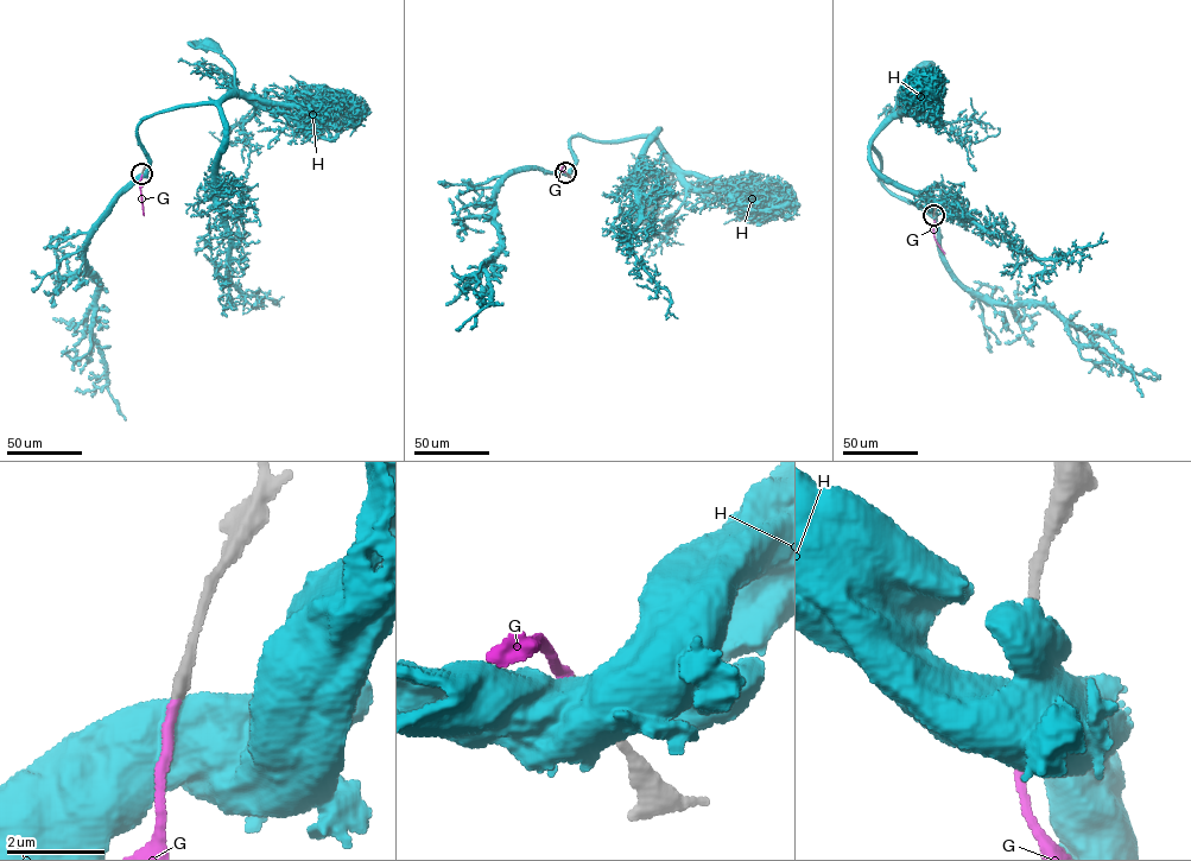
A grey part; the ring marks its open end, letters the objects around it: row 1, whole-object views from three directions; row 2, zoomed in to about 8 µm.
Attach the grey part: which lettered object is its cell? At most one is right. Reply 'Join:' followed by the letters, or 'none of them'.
Join: G

